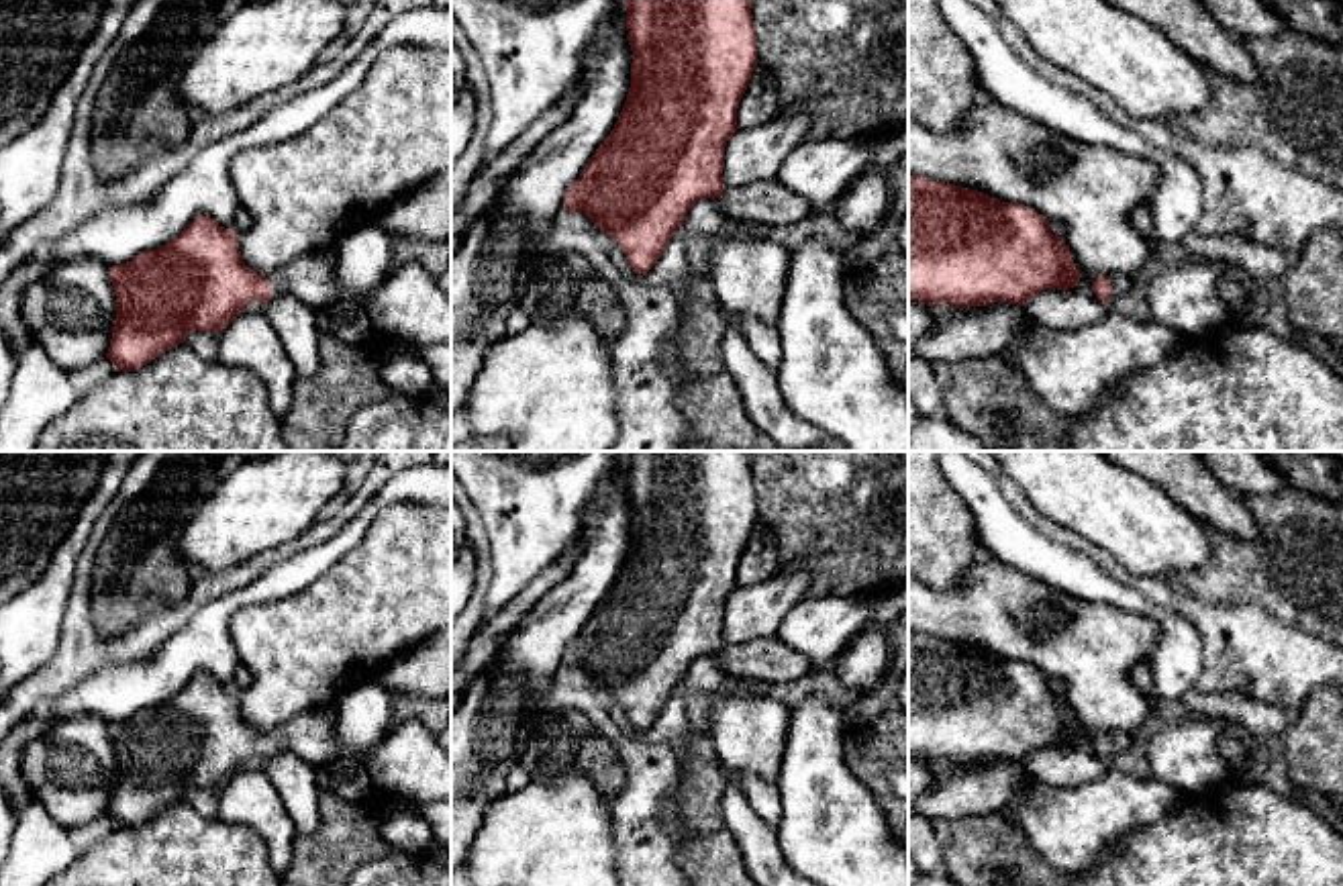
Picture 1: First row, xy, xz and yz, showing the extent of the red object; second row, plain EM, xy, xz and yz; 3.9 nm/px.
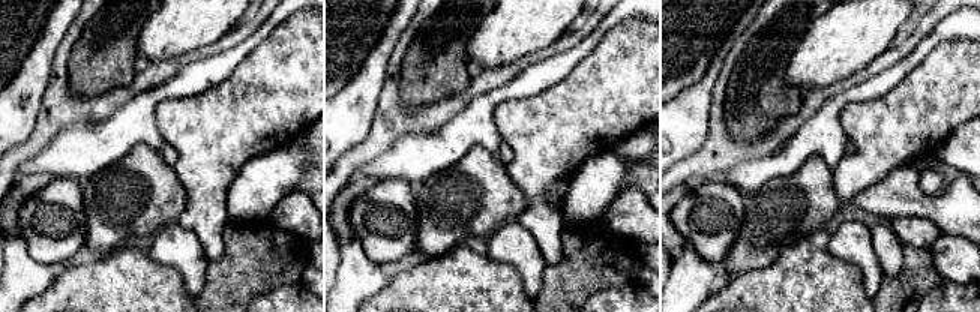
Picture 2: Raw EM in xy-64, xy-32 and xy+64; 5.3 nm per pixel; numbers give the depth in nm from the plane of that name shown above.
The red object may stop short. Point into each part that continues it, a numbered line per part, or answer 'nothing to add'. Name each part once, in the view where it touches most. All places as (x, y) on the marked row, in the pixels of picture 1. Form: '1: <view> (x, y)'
1: xy (311, 278)

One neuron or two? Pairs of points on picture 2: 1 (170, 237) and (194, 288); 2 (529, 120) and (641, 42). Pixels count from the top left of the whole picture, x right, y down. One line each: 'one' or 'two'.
1: one
2: one

